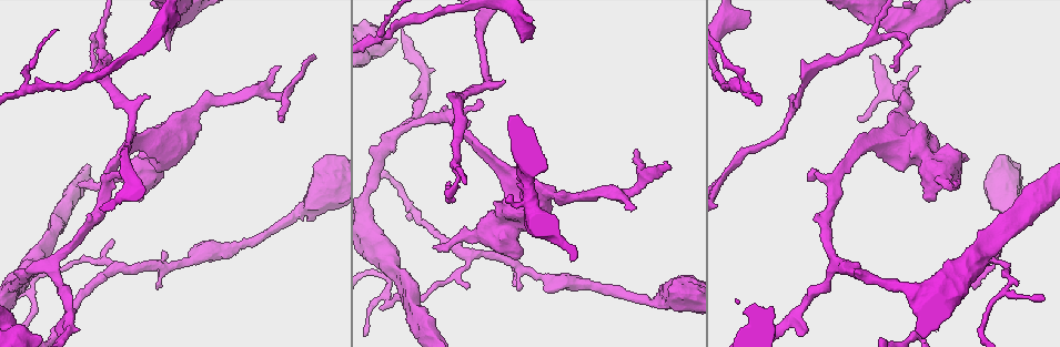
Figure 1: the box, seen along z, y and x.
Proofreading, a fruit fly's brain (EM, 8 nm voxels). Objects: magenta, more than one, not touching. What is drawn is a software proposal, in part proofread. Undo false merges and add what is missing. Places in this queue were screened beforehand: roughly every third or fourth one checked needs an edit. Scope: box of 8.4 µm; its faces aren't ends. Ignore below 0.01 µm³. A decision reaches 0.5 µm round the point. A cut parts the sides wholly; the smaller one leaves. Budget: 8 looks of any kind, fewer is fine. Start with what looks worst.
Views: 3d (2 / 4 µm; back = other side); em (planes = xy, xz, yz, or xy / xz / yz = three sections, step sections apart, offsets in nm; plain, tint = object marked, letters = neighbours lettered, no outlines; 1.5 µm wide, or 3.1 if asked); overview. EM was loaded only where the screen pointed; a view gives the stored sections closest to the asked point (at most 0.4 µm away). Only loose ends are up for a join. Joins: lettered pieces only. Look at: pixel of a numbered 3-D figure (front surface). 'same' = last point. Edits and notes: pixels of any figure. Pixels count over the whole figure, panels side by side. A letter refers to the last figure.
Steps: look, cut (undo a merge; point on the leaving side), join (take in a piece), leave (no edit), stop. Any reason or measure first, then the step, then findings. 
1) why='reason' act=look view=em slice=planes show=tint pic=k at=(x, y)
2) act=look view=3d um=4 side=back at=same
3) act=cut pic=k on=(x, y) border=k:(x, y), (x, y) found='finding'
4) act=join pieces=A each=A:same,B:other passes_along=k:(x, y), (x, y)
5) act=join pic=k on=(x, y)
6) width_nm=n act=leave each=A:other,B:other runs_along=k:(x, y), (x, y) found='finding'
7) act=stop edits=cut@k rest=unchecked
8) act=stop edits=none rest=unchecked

why='three-way junction' act=look view=3d um=4 pic=1 at=(393, 30)

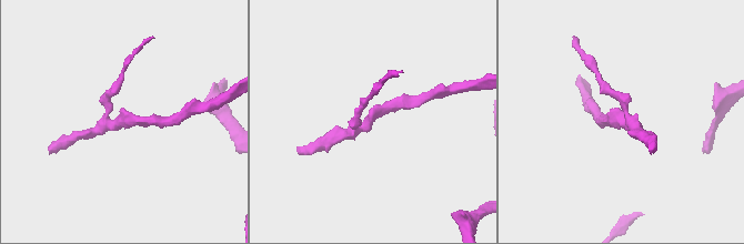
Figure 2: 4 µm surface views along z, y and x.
arms=3 act=look view=em slice=planes show=tint pic=2 at=(119, 117)

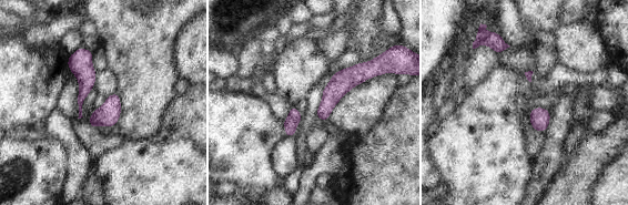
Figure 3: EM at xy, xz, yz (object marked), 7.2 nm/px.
why='what lies round it' act=look view=em slice=planes show=letters at=same

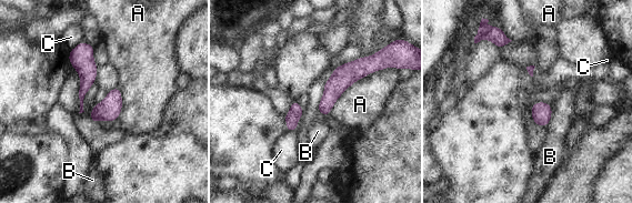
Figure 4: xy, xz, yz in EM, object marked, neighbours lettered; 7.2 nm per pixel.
act=leave each=A:other,B:other,C:other found='continuous, no second neuron'

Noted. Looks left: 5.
why='branch stops here' act=look view=3d um=4 side=back pic=1 at=(170, 46)

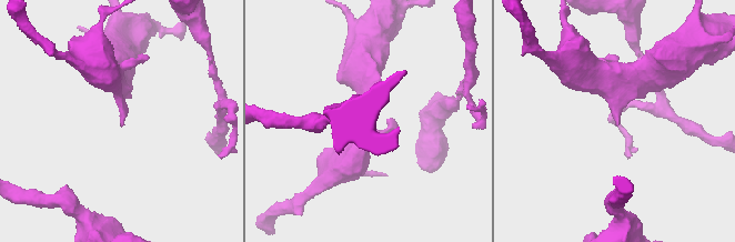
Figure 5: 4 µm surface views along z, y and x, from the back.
why='shape alone is not enough' act=look view=em slice=planes show=letters pic=5 at=(122, 125)

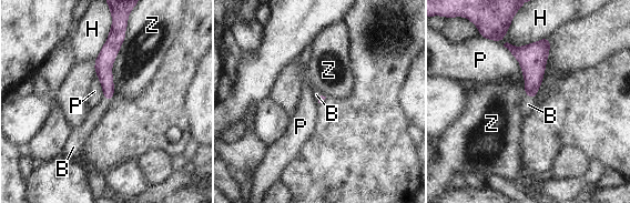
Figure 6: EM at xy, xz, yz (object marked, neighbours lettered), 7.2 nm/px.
act=join pieces=B each=B:same,H:other,P:other,Z:other found='the neuron continues'

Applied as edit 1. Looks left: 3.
why='redraw' act=look view=overview

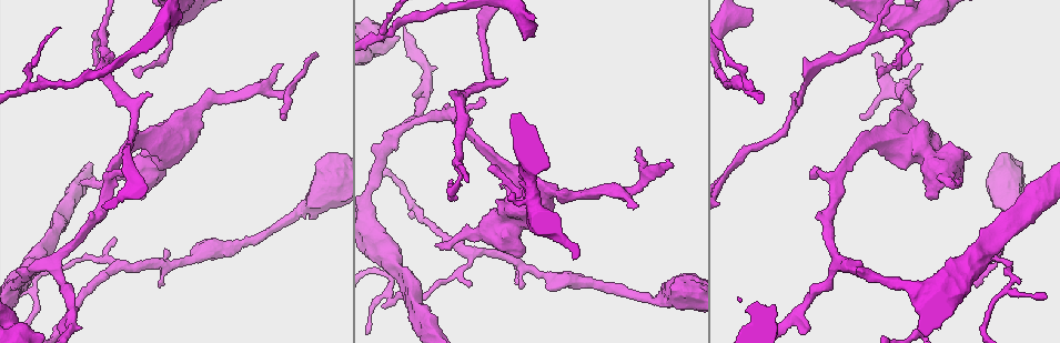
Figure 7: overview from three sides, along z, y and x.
why='an open end' act=look view=em slice=planes show=letters pic=7 at=(638, 205)

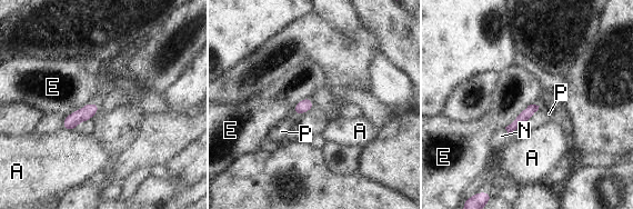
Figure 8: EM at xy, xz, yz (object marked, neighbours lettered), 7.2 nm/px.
act=leave each=A:other,E:other,N:other,P:other border=8:(539, 105), (529, 105), (504, 127) found='no lettered piece goes on from it'

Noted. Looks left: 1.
act=stop edits=join@6 rest=unchecked

